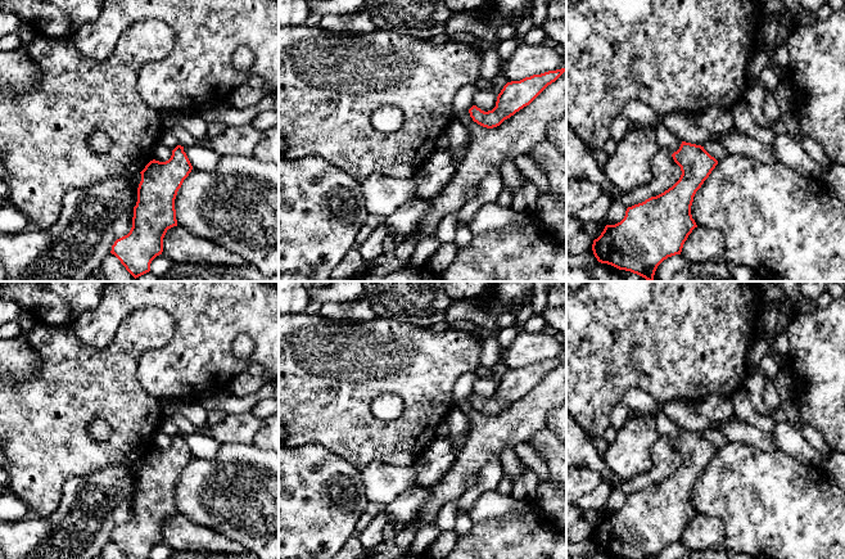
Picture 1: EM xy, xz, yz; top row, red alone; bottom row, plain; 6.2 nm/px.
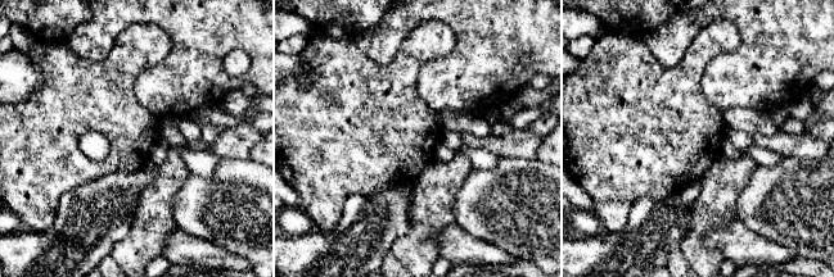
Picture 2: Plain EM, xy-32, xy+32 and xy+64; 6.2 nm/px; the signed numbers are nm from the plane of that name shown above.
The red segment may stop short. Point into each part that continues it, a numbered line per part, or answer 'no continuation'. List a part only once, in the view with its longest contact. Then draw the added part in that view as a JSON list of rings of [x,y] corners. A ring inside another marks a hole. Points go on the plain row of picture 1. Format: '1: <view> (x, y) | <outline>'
no continuation

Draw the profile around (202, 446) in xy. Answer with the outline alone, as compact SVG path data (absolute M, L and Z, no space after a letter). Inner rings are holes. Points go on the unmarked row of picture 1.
M205 433L184 434L184 439L186 441L193 456L199 459L213 459L222 445Z

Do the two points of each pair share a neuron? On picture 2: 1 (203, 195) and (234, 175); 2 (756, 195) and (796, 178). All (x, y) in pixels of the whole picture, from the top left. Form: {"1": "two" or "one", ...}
{"1": "one", "2": "one"}

